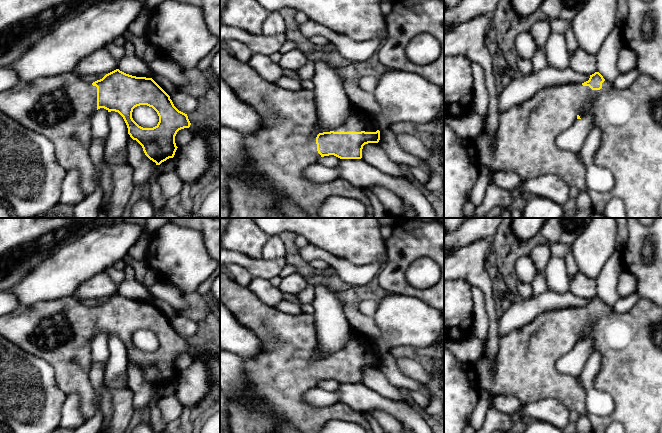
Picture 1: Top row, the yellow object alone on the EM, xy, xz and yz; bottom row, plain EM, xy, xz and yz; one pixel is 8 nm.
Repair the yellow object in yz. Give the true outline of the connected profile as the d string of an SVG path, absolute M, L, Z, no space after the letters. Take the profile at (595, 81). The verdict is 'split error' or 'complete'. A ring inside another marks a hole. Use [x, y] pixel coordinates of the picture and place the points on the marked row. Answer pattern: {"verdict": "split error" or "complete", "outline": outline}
{"verdict": "split error", "outline": "M599 72L590 75L584 83L567 83L540 89L528 101L514 106L499 114L499 125L494 137L484 130L474 139L478 150L481 168L494 171L514 171L524 182L553 174L569 187L586 191L594 212L603 213L612 198L621 198L626 206L627 218L661 218L658 207L662 200L662 83L640 74L633 84L626 89L618 89L608 82ZM585 113L593 116L593 127L602 131L600 145L593 157L596 166L603 167L614 177L614 186L609 193L589 190L586 185L586 166L581 155L563 150L556 144L557 137L570 128Z"}

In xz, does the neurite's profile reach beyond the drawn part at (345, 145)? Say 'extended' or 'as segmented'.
extended

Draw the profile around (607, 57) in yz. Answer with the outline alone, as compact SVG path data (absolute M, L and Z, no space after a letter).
M616 25L596 55L597 72L610 83L613 83L620 74L617 62L619 51L623 45L622 27Z

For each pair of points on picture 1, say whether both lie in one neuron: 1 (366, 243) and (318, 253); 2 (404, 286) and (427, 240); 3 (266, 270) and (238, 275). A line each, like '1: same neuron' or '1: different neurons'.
1: different neurons
2: same neuron
3: different neurons

